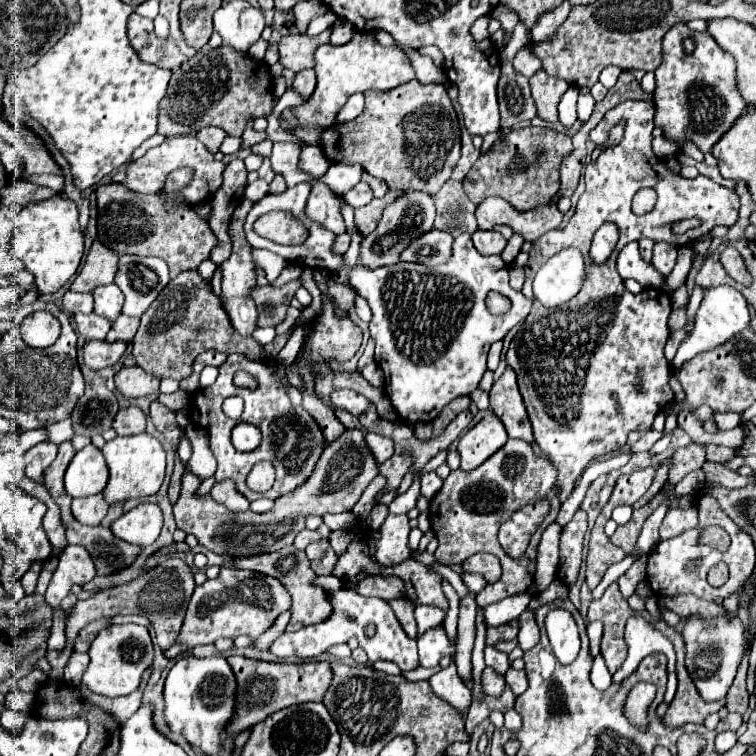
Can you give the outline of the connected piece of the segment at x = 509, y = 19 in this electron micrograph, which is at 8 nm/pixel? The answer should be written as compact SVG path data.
M495 8L495 14L491 14L491 16L495 16L499 22L501 22L501 28L507 32L507 36L505 38L509 38L511 36L511 32L513 32L513 26L519 22L517 18L517 14L513 12L513 10L509 10L509 8Z

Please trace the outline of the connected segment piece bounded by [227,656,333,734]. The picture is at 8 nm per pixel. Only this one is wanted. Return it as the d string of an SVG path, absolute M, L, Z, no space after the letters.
M229 656L227 662L233 666L233 672L237 676L237 716L229 724L231 734L237 734L245 728L259 724L269 714L281 708L301 702L321 702L333 678L329 662L302 664L261 662L261 660L249 660L245 656Z

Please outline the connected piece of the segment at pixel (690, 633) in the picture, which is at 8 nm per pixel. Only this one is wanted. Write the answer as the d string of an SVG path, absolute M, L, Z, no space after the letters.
M733 614L731 620L691 616L685 624L683 638L685 638L685 646L687 646L685 666L687 666L691 680L697 686L697 692L701 694L701 698L705 702L723 700L729 686L733 684L737 666L741 662L741 656L743 656L743 650L745 650L745 644L747 644L739 616Z

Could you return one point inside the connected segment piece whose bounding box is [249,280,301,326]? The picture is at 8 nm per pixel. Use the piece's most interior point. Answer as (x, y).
(272, 302)

